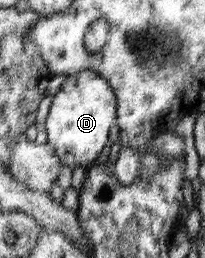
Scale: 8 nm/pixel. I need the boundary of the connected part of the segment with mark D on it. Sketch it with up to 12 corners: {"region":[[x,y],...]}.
{"region":[[87,70],[53,96],[47,143],[62,165],[98,160],[115,89]]}

